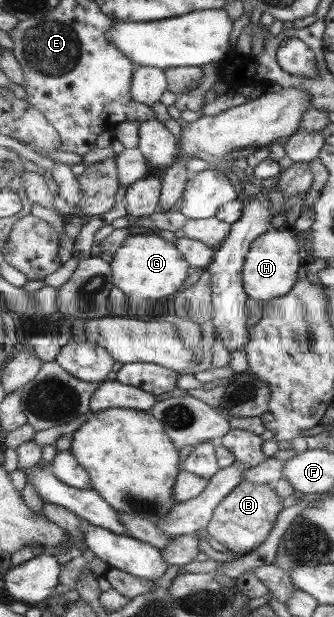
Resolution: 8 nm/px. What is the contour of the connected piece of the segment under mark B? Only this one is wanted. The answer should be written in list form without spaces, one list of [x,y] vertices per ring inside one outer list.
[[[241,481],[217,503],[207,523],[207,534],[236,557],[248,554],[267,539],[266,535],[271,531],[272,521],[275,521],[276,513],[282,509],[281,502],[282,498],[278,501],[278,497],[270,491],[270,485]]]

